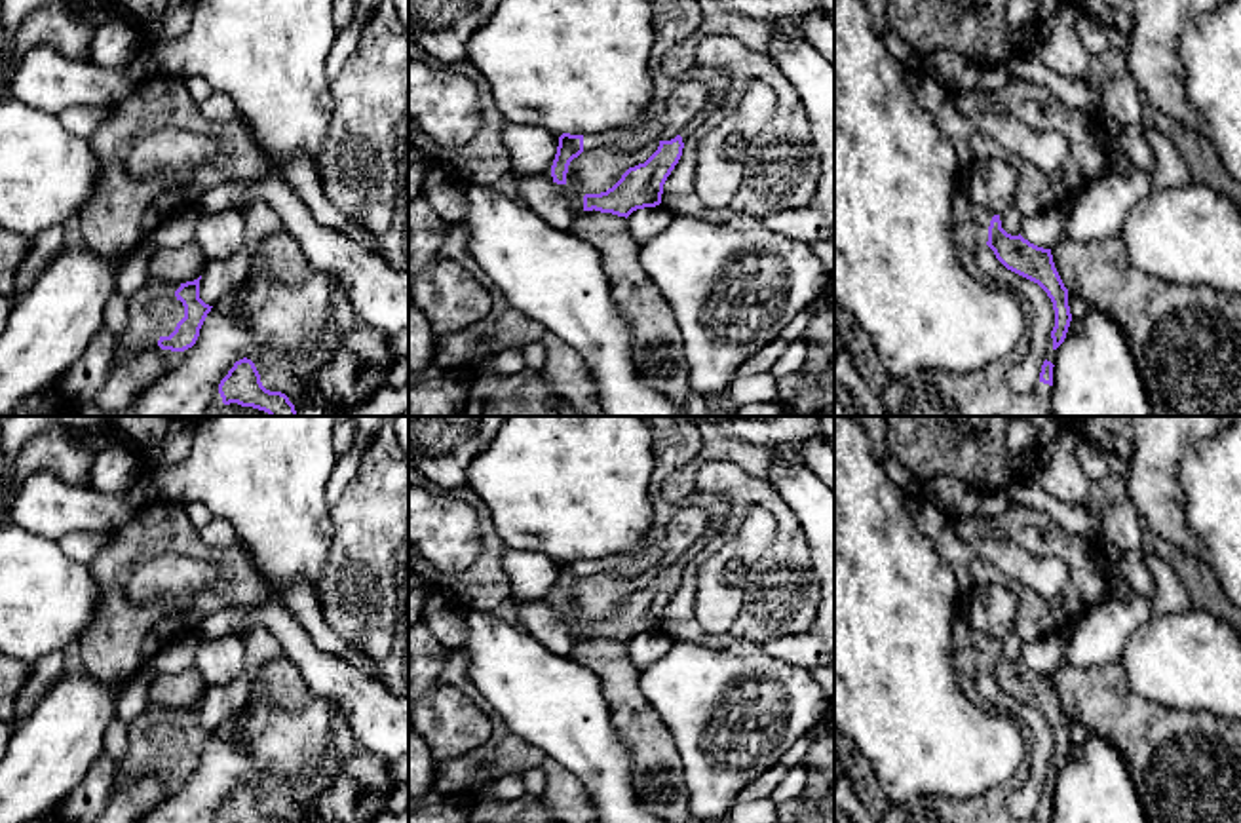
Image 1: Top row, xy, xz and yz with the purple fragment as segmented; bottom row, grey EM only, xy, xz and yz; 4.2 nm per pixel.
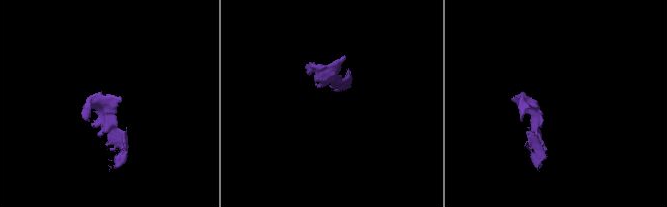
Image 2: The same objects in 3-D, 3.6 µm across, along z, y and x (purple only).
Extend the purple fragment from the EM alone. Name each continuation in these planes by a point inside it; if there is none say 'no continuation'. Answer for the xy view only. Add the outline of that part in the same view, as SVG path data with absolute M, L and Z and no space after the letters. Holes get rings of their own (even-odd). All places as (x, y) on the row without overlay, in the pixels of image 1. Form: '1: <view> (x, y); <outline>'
1: xy (141, 759); M146 707L143 713L125 717L125 755L118 760L116 783L129 785L137 779L144 779L148 774L160 774L158 766L169 762L179 747L167 751L156 751L150 745L150 732L160 724L177 728L177 709Z

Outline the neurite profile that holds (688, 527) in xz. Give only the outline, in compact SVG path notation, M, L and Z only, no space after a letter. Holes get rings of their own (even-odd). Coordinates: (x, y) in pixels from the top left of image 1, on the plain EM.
M701 507L678 509L661 538L661 566L671 566L694 545L699 545L716 526L713 515Z

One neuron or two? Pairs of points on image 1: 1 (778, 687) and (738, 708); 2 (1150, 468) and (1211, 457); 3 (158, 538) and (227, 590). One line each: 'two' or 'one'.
1: one
2: two
3: one

